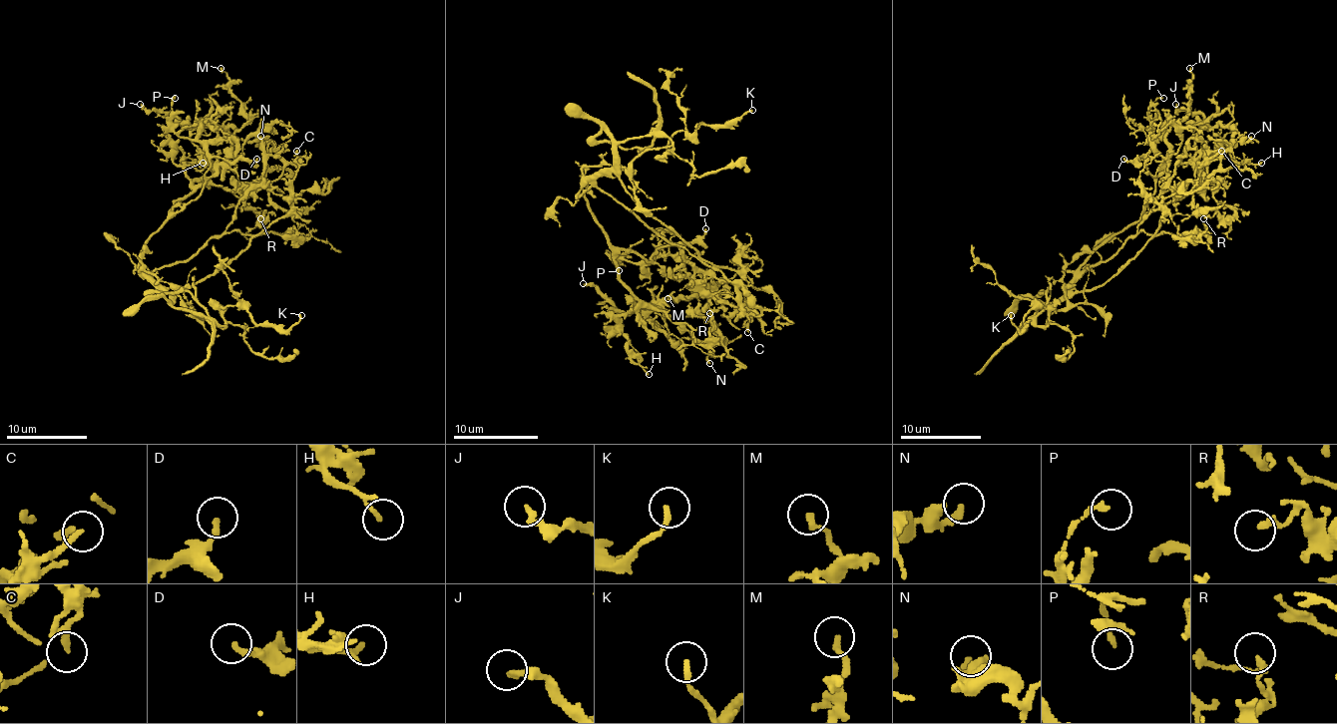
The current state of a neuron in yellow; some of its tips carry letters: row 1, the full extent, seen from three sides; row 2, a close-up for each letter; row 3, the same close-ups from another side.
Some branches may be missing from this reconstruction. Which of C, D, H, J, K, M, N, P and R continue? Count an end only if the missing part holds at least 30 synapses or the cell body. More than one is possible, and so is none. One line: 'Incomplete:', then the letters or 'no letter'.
Incomplete: no letter

